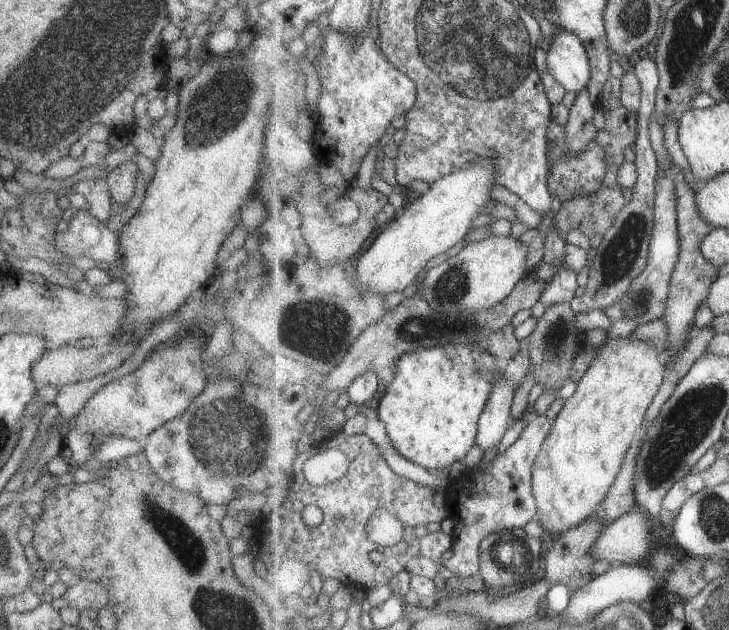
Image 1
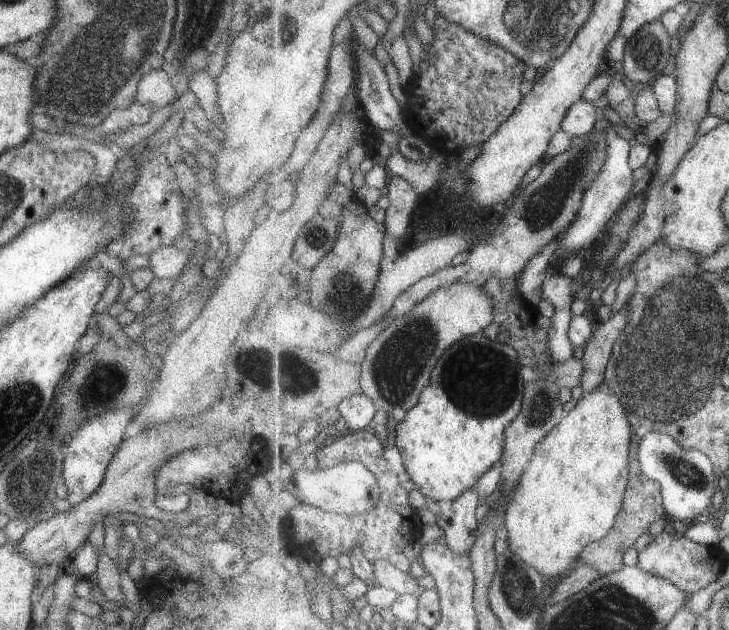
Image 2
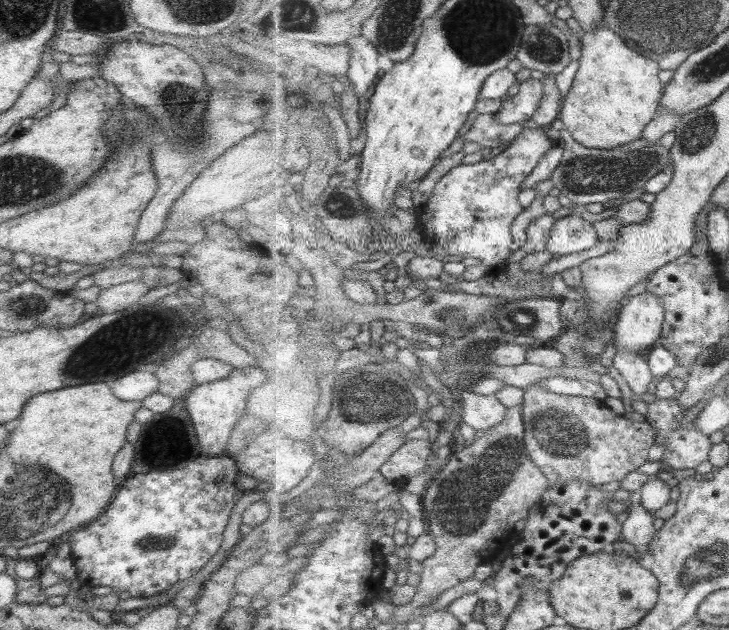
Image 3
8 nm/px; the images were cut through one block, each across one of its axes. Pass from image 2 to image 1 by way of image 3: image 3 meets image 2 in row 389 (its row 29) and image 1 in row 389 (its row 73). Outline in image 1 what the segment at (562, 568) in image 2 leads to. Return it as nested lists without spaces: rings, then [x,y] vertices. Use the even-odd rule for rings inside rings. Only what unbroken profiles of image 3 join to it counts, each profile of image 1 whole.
[[[628,338],[606,340],[601,346],[602,352],[577,384],[575,394],[566,400],[535,462],[532,484],[535,500],[538,501],[537,521],[555,538],[581,525],[600,509],[621,472],[627,450],[642,432],[645,414],[663,384],[666,364],[659,349],[648,341],[629,341]]]

